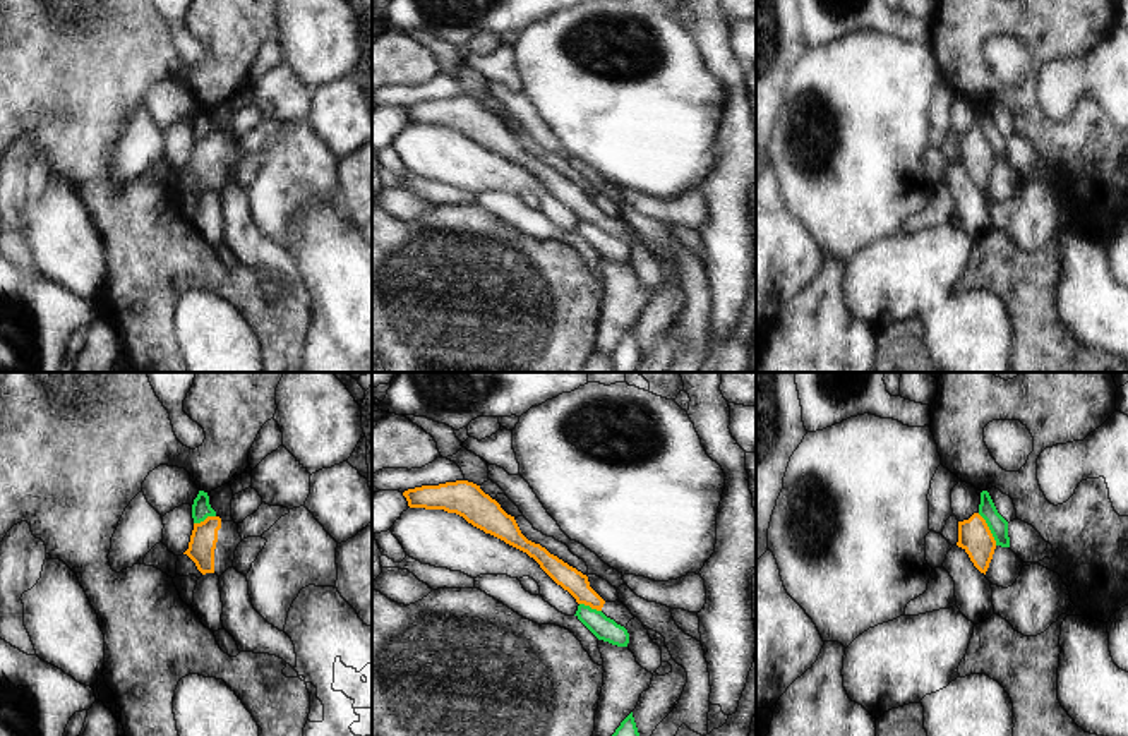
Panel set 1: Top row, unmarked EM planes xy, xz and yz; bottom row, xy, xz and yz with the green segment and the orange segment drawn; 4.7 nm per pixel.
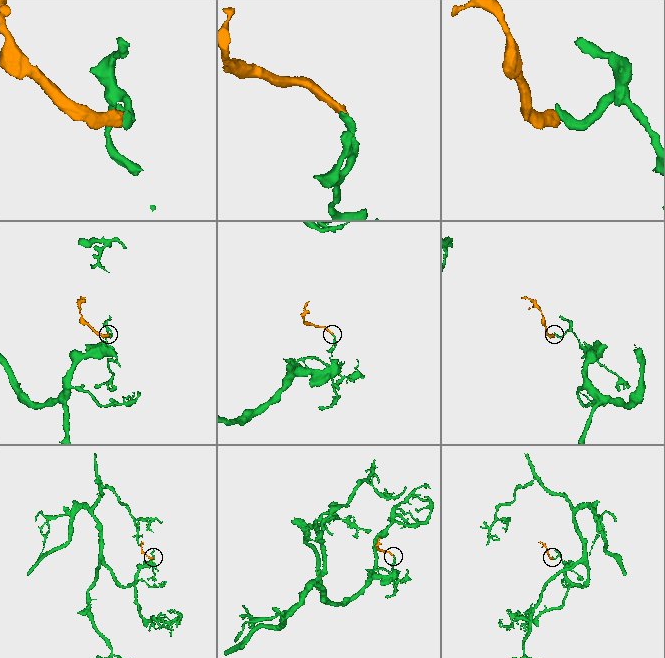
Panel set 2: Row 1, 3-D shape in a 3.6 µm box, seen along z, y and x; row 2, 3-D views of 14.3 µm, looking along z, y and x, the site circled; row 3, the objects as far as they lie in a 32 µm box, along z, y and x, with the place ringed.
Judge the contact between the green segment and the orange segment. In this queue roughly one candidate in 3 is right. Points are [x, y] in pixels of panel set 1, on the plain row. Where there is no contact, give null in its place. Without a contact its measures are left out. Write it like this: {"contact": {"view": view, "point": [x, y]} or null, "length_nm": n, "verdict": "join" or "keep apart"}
{"contact": {"view": "yz", "point": [990, 144]}, "length_nm": 180, "verdict": "keep apart"}

